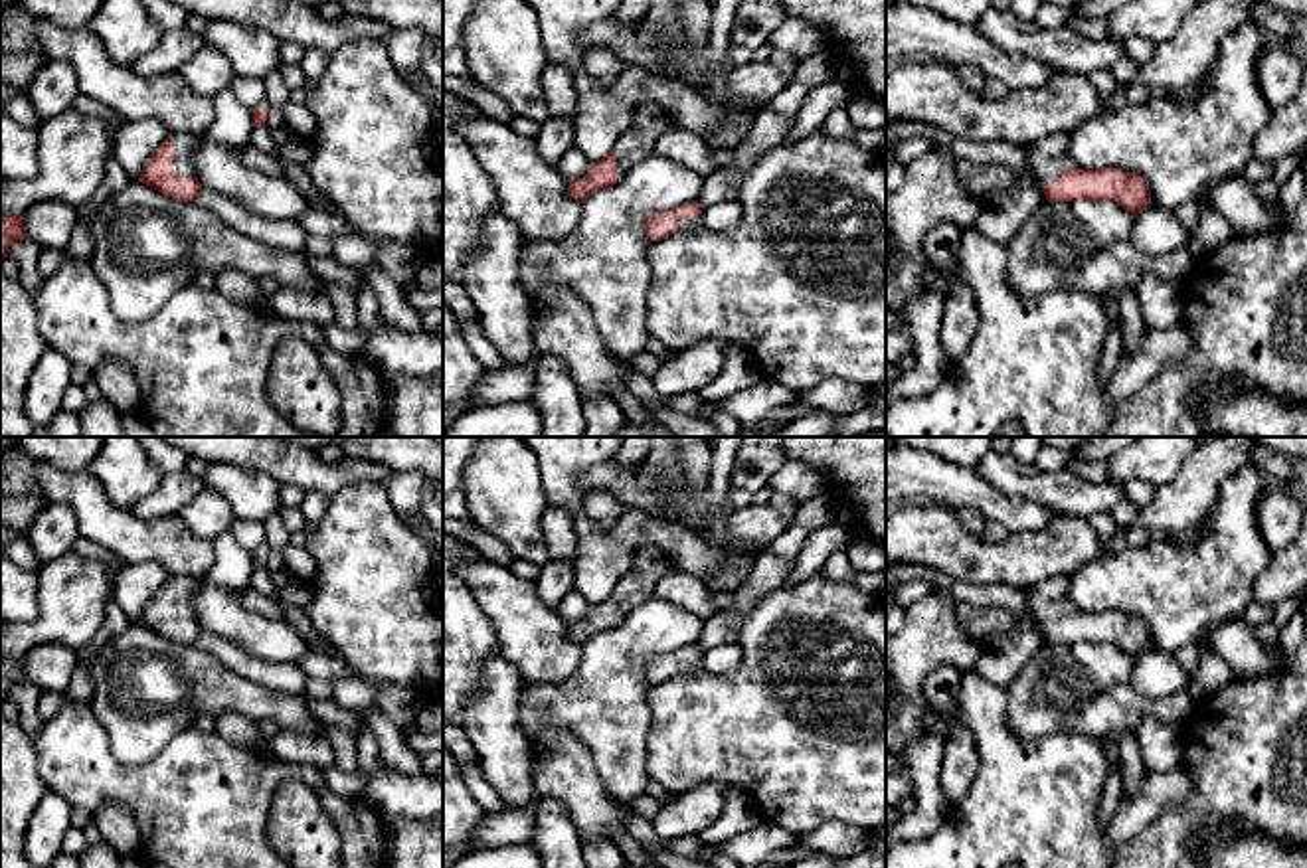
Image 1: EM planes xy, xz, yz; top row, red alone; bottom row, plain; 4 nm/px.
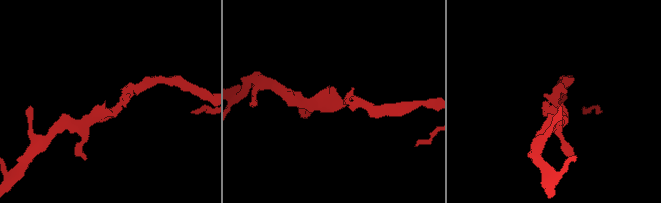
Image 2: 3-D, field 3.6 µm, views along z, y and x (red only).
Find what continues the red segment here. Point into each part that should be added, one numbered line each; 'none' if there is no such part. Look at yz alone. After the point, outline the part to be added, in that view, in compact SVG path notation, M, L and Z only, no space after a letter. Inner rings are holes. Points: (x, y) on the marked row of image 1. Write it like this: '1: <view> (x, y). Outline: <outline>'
1: yz (1046, 157). Outline: M1056 132L1030 146L1028 166L1034 168L1038 182L1054 182L1060 170L1068 170L1072 160L1068 156L1068 134Z

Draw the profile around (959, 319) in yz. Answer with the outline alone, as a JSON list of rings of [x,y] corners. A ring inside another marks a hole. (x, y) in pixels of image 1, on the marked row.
[[[937,223],[923,239],[923,251],[929,261],[947,269],[955,277],[955,283],[947,289],[949,299],[943,308],[939,330],[943,354],[949,364],[965,354],[979,324],[973,291],[959,277],[955,261],[961,237],[963,231],[955,223]]]

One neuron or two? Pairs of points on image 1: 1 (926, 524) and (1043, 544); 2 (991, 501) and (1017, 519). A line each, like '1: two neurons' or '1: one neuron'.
1: one neuron
2: one neuron

